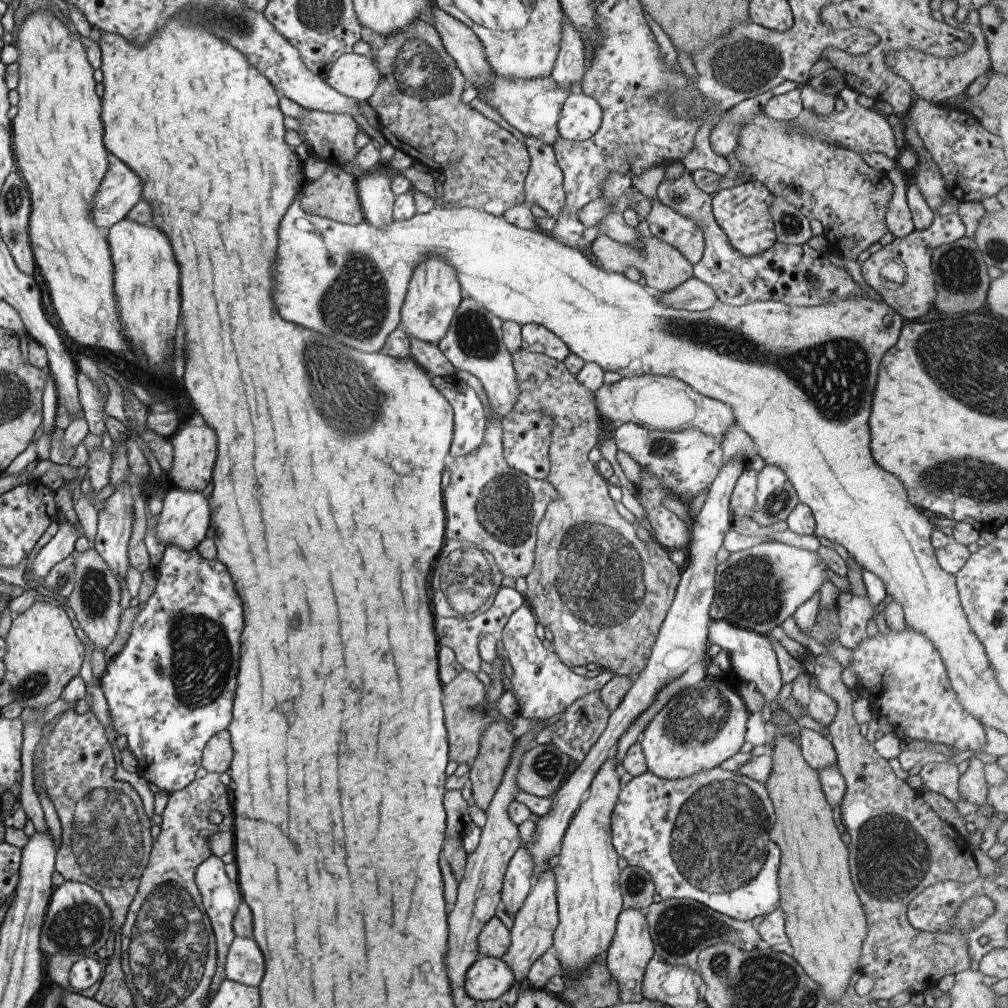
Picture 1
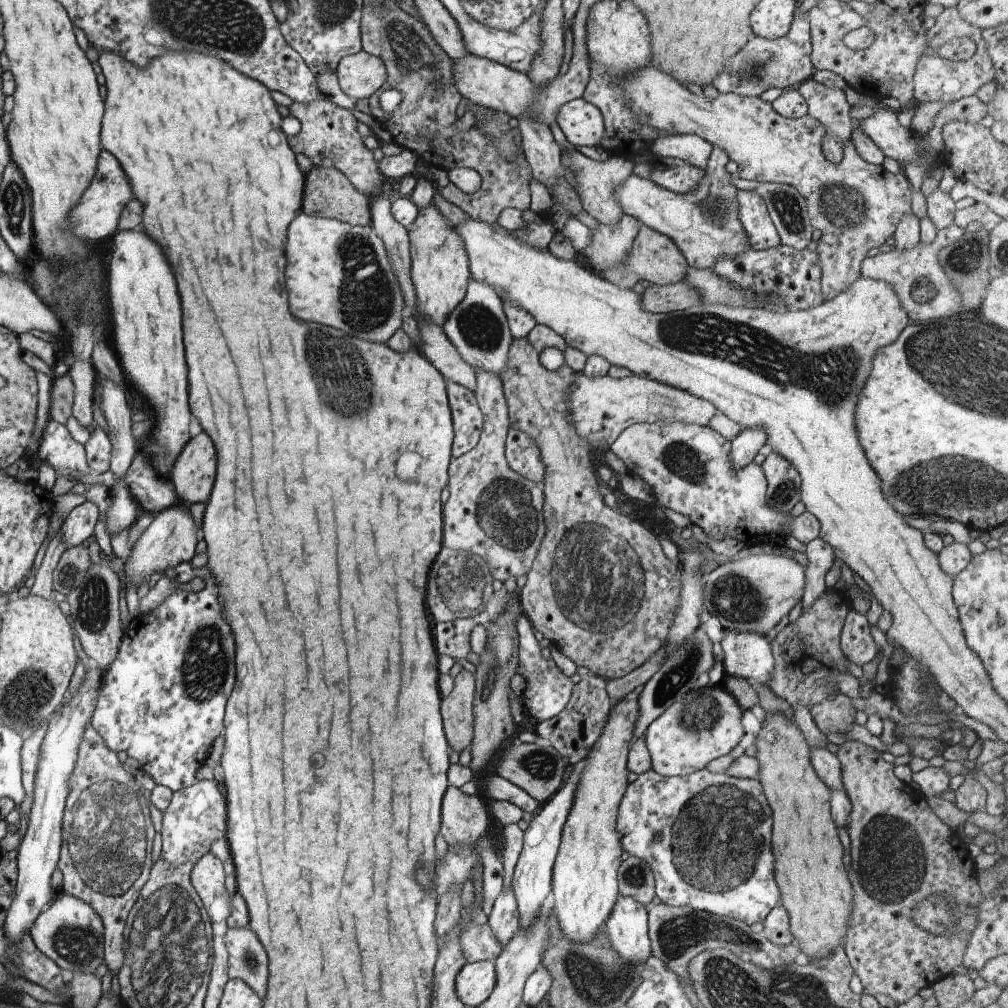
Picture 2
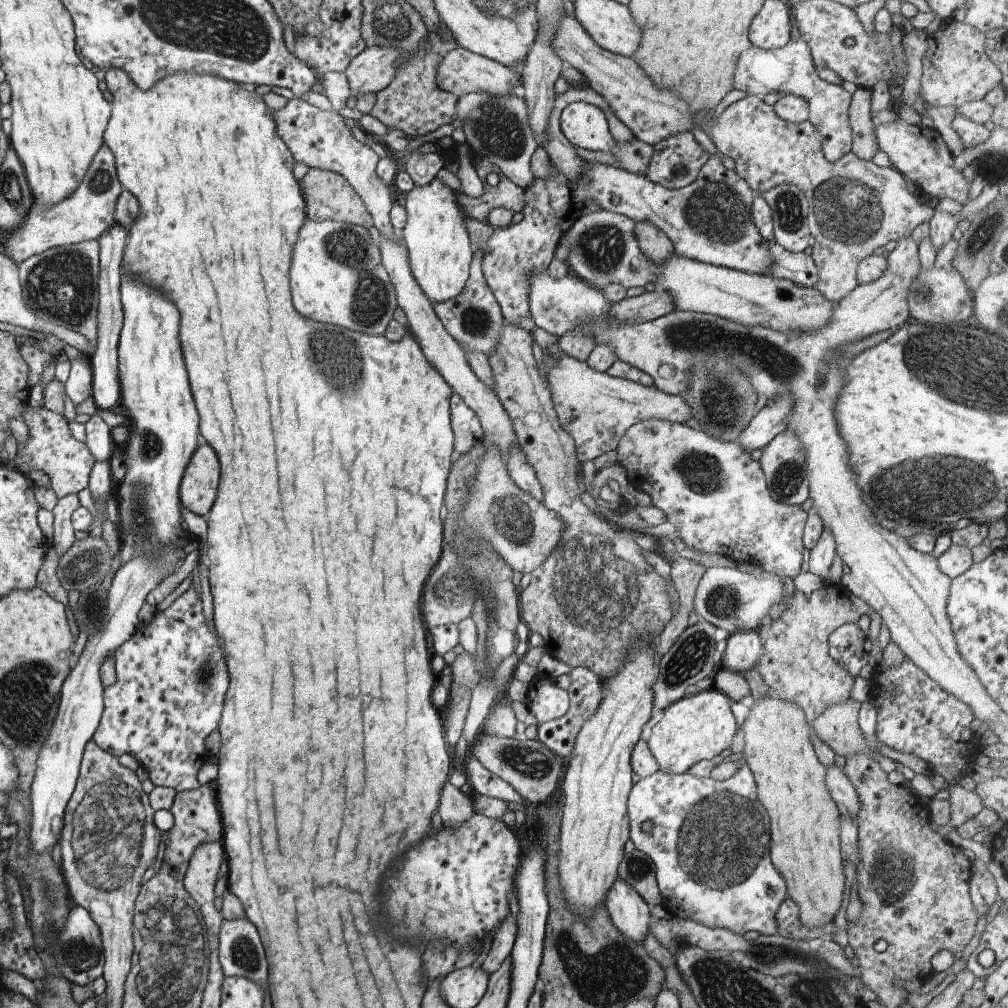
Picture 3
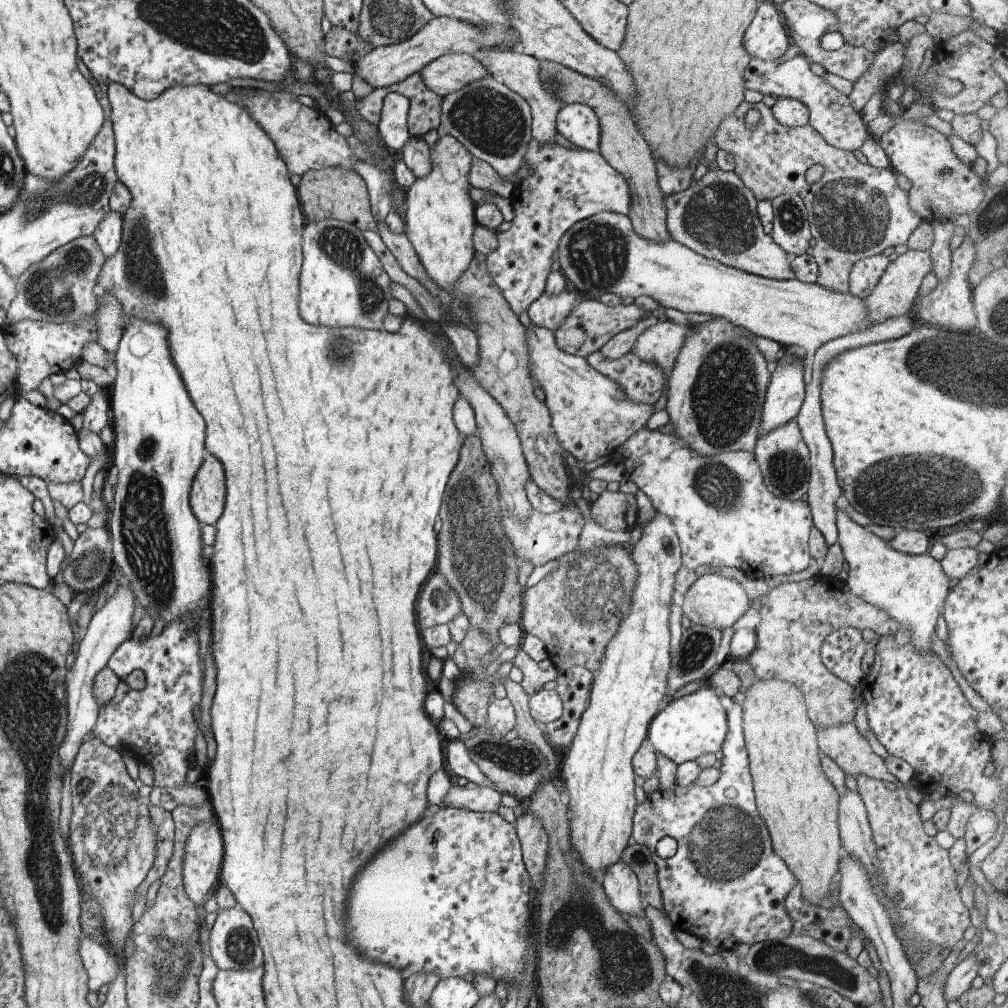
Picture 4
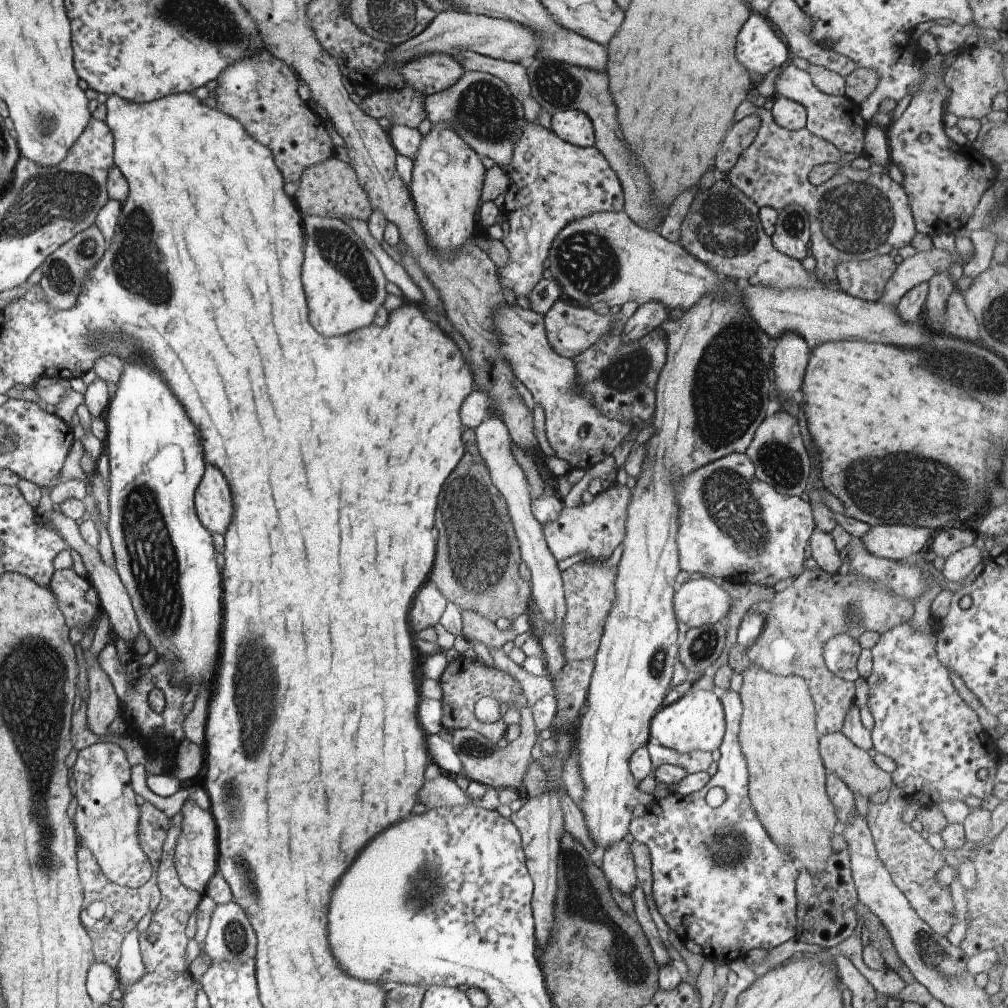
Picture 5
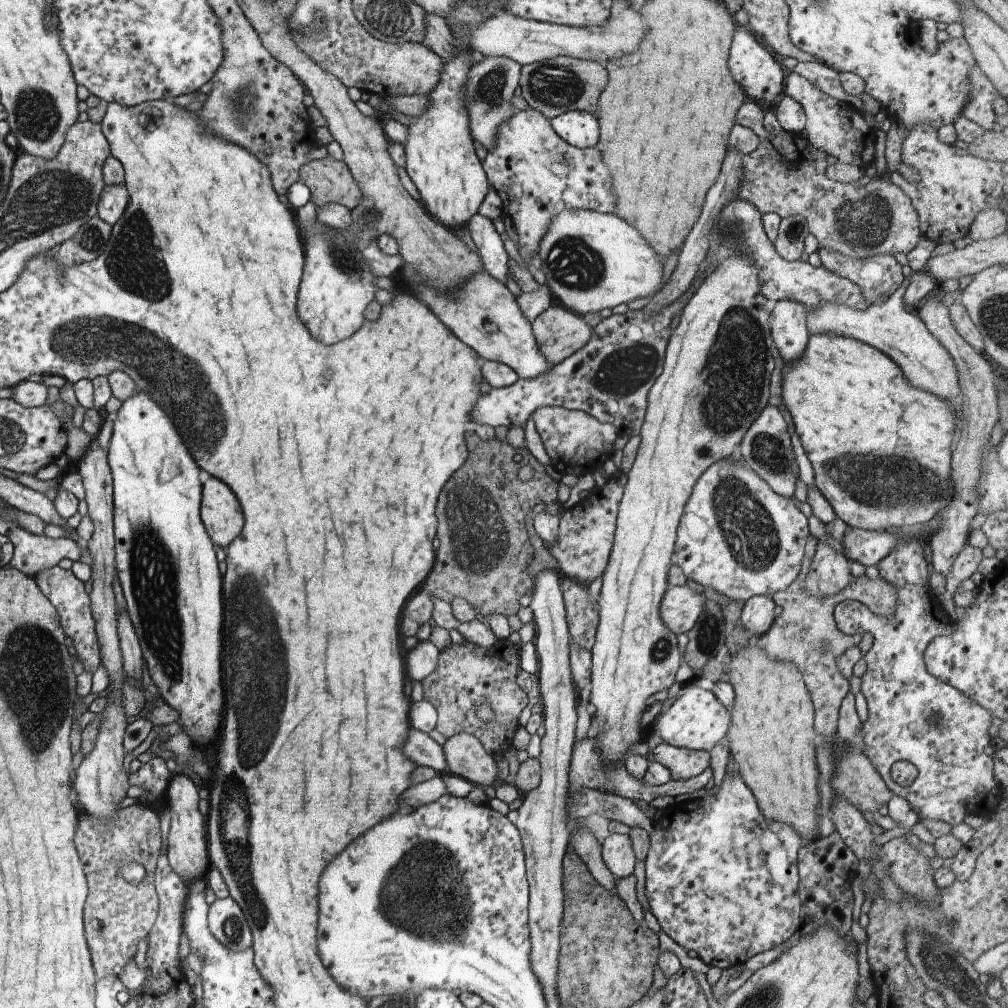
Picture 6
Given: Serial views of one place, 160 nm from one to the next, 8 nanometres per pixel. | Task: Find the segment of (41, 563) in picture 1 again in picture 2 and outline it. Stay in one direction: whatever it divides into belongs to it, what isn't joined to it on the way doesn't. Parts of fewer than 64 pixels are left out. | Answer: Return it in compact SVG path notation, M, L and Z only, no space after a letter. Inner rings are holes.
M84 501L70 512L62 524L61 538L67 548L82 545L95 532L99 508L92 501Z

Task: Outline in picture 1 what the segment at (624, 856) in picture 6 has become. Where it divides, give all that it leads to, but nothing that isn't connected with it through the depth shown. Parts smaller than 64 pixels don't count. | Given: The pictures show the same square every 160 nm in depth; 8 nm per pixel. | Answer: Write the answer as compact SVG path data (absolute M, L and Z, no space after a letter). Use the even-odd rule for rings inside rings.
M635 908L623 909L617 918L615 933L606 955L610 974L619 984L620 1002L637 1003L641 1001L643 999L641 991L643 976L650 959L656 956L644 910Z

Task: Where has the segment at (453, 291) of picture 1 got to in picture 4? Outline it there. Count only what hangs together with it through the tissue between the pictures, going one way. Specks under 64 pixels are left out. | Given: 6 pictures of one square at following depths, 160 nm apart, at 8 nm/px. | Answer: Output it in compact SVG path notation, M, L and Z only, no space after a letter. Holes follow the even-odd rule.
M442 135L430 148L431 169L406 189L405 235L419 256L429 279L453 294L457 280L475 256L473 234L476 203L470 197L469 172L473 154L452 135Z

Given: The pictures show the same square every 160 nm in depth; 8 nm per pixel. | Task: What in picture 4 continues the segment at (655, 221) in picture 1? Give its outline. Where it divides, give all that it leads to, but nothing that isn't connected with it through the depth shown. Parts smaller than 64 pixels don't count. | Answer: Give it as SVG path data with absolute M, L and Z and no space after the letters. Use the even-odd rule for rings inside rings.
M532 138L522 166L525 164L532 168L532 174L518 182L509 196L515 212L512 225L505 232L497 233L499 247L486 256L488 272L517 316L545 292L546 279L553 263L552 254L556 252L560 239L571 226L604 211L627 215L631 207L629 184L599 152L578 147L573 150L558 143L541 143ZM720 168L716 171L710 171L693 187L666 196L663 203L666 207L667 229L672 238L691 248L694 252L709 259L716 259L729 267L764 278L778 280L795 278L791 269L792 257L763 231L763 226L757 216L756 197L751 190L744 186L734 171L723 171Z

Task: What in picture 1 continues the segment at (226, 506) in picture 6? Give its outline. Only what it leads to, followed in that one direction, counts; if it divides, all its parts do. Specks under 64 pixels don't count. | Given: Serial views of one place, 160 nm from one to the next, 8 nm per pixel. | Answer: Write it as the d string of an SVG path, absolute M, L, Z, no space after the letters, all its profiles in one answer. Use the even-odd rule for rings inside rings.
M208 425L188 426L170 439L173 461L167 473L171 482L186 491L202 491L213 478L217 457L216 434Z

